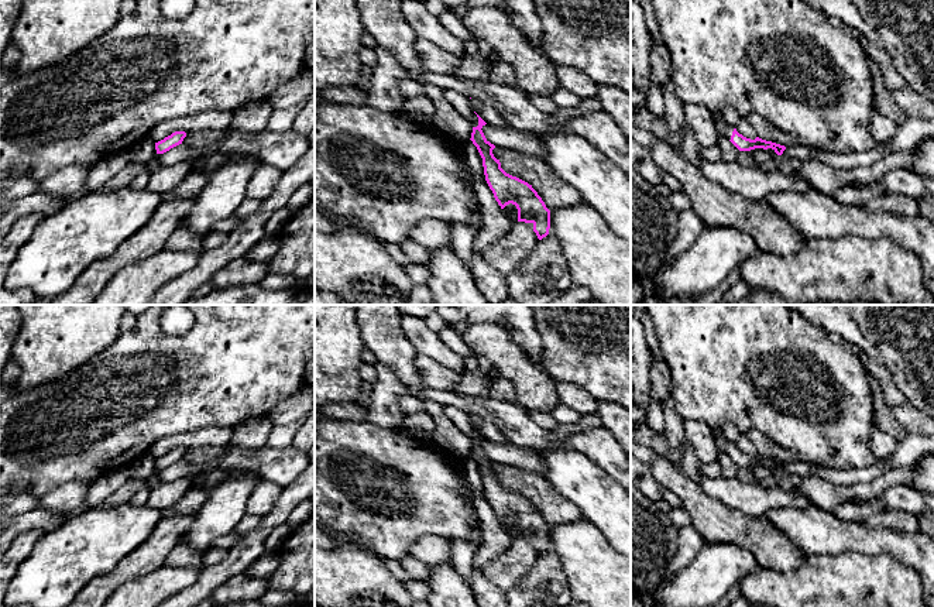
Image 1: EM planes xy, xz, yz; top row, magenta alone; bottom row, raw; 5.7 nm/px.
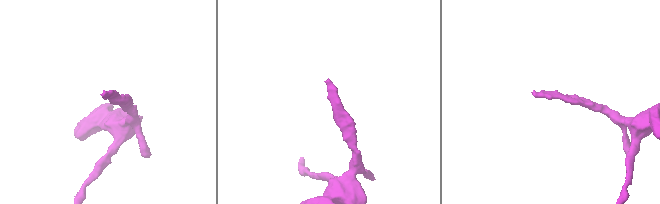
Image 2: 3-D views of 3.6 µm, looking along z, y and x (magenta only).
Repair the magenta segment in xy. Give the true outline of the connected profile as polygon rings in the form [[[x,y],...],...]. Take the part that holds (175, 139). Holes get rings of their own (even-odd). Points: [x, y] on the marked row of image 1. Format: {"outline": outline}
{"outline": [[[175,131],[171,136],[165,137],[164,140],[155,143],[157,154],[164,154],[171,148],[182,144],[185,137],[186,137],[185,131]]]}

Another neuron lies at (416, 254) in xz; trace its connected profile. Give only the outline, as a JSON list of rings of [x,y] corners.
[[[415,241],[402,243],[401,248],[412,264],[425,264],[429,260],[429,250]]]

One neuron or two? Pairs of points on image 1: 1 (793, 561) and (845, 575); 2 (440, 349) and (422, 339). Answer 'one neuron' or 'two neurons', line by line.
1: two neurons
2: one neuron

